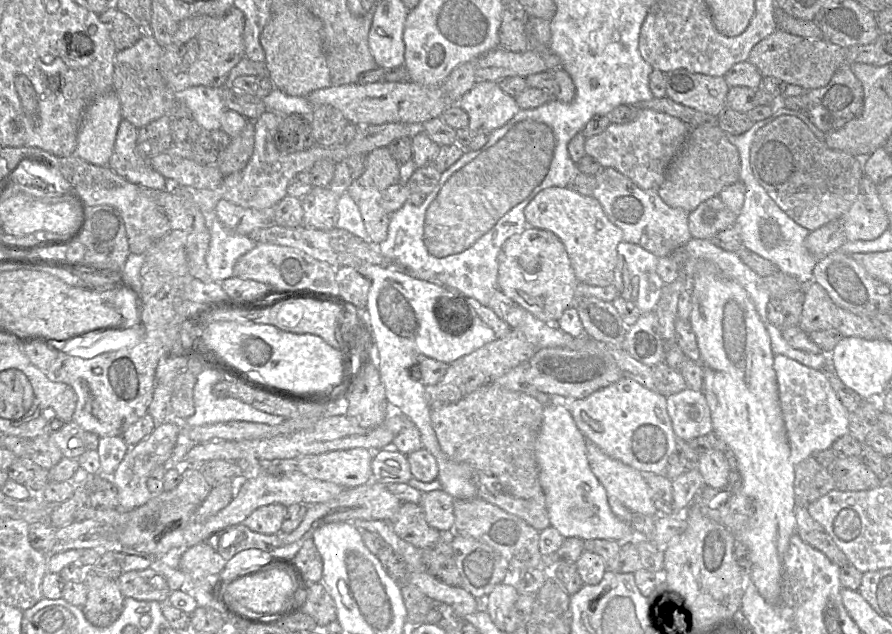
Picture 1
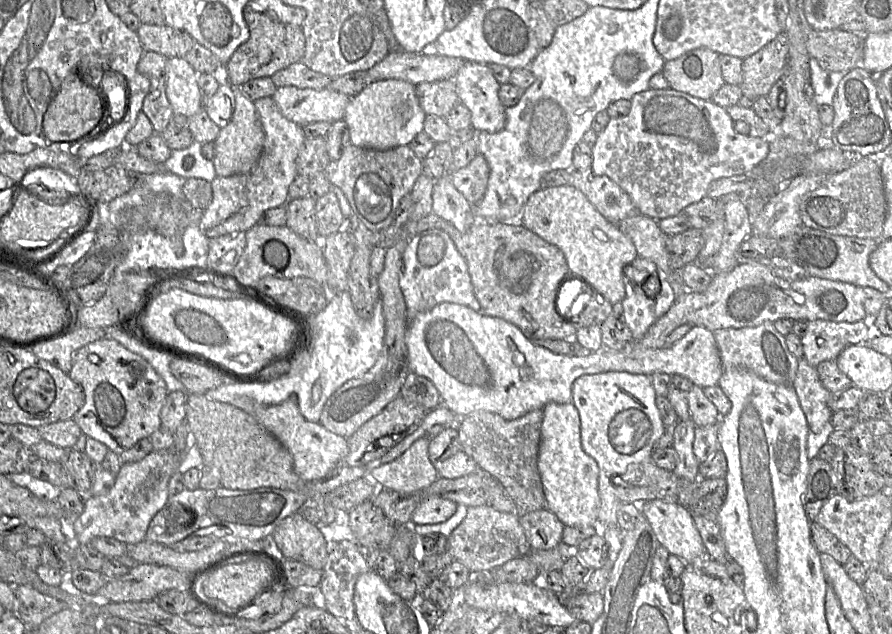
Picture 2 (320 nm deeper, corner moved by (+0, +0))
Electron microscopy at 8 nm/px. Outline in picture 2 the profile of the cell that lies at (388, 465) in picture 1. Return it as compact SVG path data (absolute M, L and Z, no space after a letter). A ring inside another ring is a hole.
M427 437L419 438L396 460L369 468L368 476L379 486L399 493L412 493L427 488L438 478L436 467L429 459Z

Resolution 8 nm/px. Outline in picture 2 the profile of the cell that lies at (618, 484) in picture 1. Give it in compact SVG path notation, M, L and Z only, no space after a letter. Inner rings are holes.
M658 499L638 504L660 545L685 563L707 557L701 535L687 507Z

